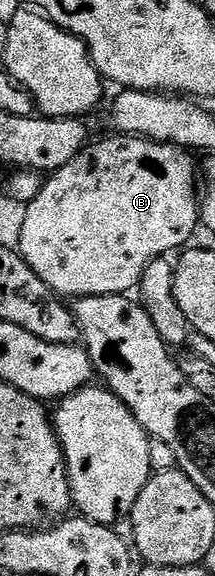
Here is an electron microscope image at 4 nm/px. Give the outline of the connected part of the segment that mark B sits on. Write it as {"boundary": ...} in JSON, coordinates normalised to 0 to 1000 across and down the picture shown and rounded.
{"boundary":[[[633,236],[521,238],[526,240],[488,240],[474,243],[474,247],[447,247],[447,243],[419,245],[409,252],[400,252],[395,259],[372,260],[358,269],[326,278],[326,281],[293,285],[293,292],[242,297],[242,300],[233,300],[223,307],[195,314],[181,340],[163,340],[163,347],[144,352],[130,352],[130,356],[112,359],[116,380],[107,380],[98,385],[98,408],[88,408],[79,413],[84,429],[74,427],[74,432],[88,436],[98,450],[107,450],[144,465],[144,472],[163,472],[163,479],[181,479],[181,486],[200,486],[200,493],[219,493],[219,500],[237,500],[251,510],[302,521],[353,521],[363,517],[400,517],[405,514],[479,514],[484,510],[595,512],[605,507],[633,505],[656,491],[656,481],[670,476],[674,462],[702,458],[702,455],[730,448],[763,448],[772,444],[800,443],[800,434],[828,432],[823,436],[837,436],[847,429],[865,425],[856,420],[870,418],[874,413],[912,403],[912,399],[926,399],[926,288],[912,280],[898,283],[902,269],[884,266],[874,259],[847,257],[837,253],[791,253],[758,247],[702,247],[688,240],[647,240]]]}

